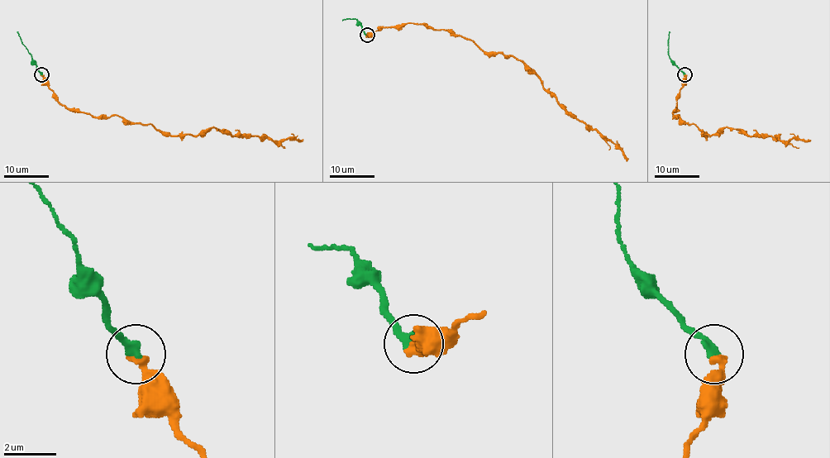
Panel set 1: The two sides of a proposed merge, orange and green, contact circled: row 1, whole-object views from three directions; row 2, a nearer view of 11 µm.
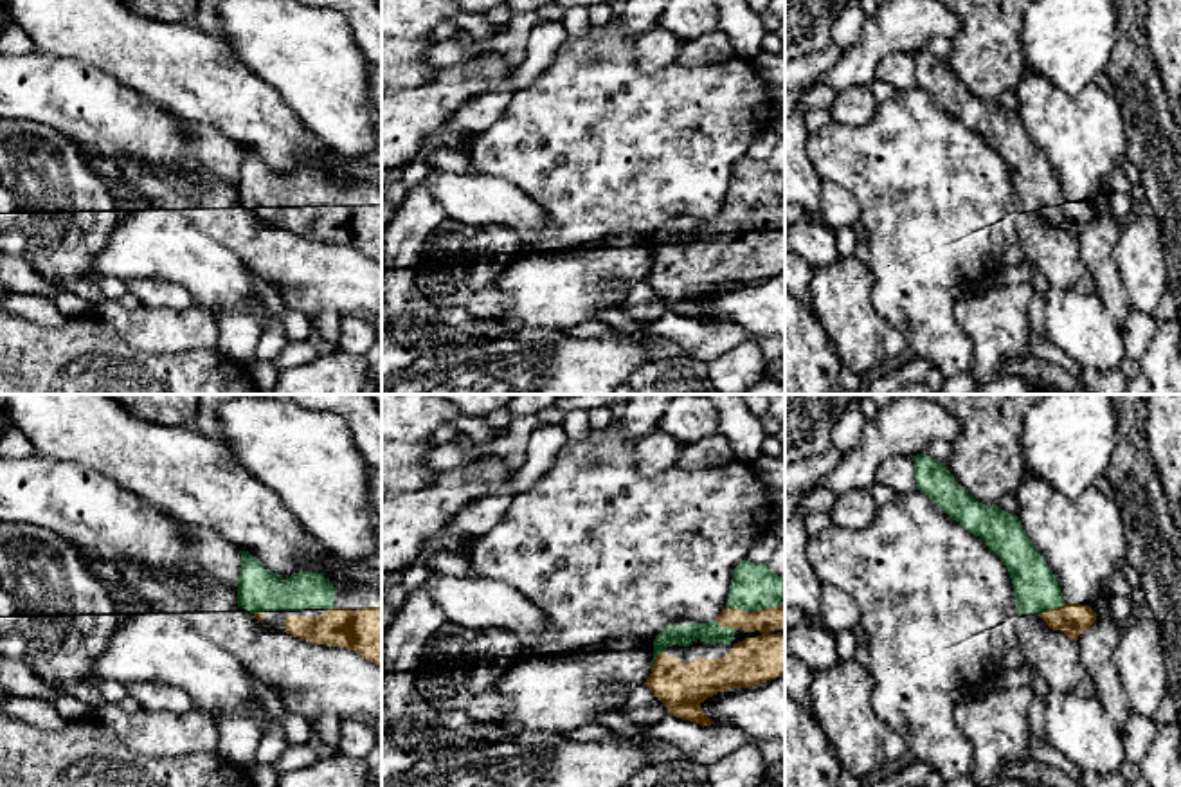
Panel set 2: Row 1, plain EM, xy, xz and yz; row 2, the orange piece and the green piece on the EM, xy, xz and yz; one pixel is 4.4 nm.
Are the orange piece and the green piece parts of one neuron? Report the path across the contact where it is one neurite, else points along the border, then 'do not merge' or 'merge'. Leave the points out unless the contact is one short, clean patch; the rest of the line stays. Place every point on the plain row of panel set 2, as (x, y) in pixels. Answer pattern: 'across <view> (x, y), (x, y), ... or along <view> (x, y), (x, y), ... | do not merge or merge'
merge

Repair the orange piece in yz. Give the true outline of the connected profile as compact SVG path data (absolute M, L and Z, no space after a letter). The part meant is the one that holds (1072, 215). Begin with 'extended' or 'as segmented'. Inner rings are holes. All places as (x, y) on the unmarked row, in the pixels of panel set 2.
extended; M916 50L916 86L933 95L952 117L979 133L1006 162L1019 211L1039 211L1071 236L1087 227L1096 211L1089 202L1066 200L1055 171L1030 139L1017 112L976 97L940 59Z

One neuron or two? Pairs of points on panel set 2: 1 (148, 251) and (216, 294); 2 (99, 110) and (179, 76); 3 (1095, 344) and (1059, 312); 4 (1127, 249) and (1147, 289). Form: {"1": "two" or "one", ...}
{"1": "one", "2": "two", "3": "one", "4": "one"}

